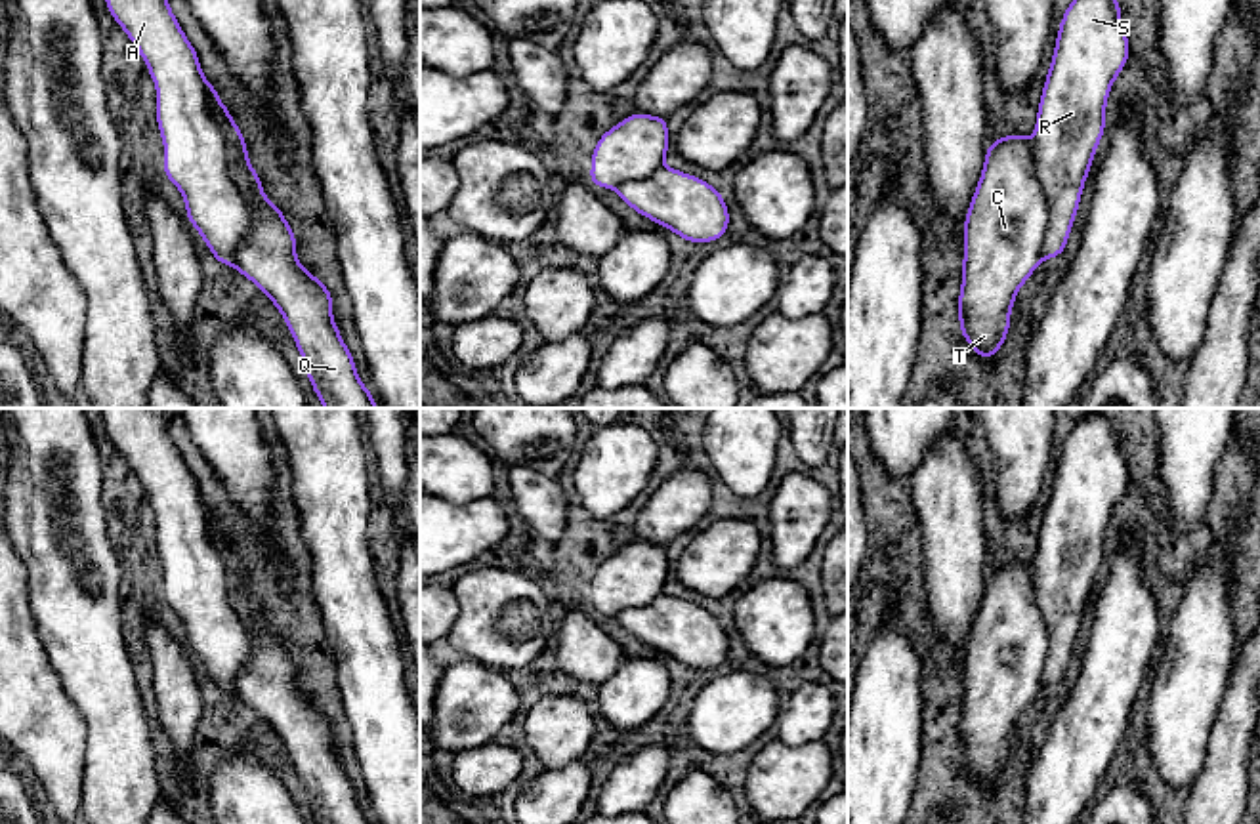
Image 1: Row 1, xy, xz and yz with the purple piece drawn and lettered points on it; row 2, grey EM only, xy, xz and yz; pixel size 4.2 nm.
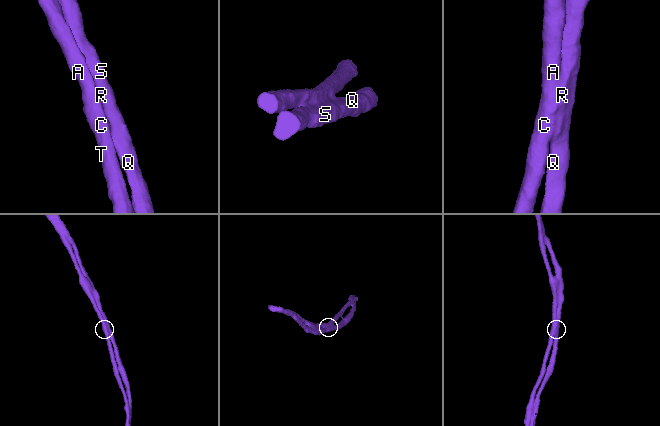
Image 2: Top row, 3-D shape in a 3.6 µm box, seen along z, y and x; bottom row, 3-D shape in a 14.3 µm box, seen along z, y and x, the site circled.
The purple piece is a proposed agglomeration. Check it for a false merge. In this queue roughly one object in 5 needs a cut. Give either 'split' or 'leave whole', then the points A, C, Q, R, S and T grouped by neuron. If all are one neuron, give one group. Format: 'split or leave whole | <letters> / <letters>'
split | A C T / Q R S

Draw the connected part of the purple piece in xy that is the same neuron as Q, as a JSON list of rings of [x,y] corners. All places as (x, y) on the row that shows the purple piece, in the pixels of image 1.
[[[208,84],[208,97],[227,139],[229,175],[250,210],[250,231],[235,256],[237,271],[284,317],[325,408],[378,408],[359,380],[355,360],[332,319],[328,288],[298,261],[294,231],[277,204],[262,193],[262,177],[250,166],[246,139],[214,84]]]

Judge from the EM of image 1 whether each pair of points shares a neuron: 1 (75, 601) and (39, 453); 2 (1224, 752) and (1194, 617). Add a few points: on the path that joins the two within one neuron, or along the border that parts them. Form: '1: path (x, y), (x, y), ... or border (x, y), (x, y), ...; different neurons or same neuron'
1: path (69, 565), (52, 544), (46, 489); same neuron
2: border (1230, 676), (1209, 737), (1205, 762); different neurons

